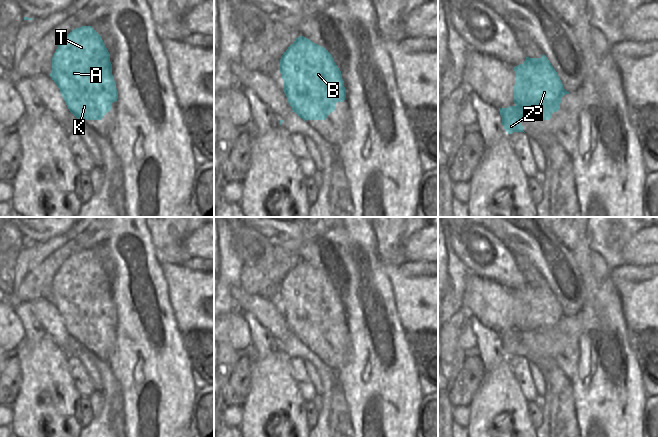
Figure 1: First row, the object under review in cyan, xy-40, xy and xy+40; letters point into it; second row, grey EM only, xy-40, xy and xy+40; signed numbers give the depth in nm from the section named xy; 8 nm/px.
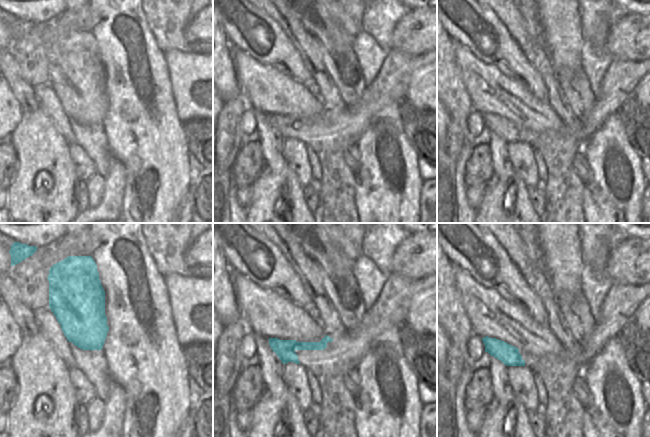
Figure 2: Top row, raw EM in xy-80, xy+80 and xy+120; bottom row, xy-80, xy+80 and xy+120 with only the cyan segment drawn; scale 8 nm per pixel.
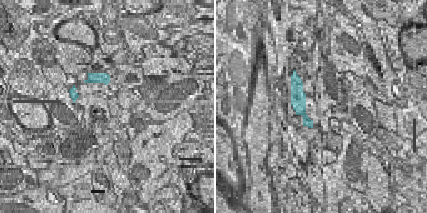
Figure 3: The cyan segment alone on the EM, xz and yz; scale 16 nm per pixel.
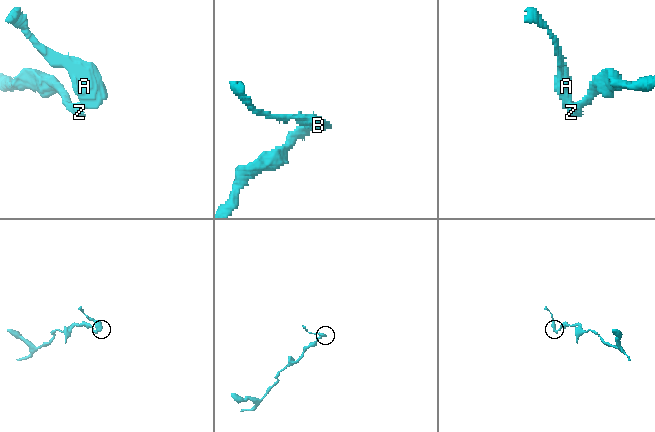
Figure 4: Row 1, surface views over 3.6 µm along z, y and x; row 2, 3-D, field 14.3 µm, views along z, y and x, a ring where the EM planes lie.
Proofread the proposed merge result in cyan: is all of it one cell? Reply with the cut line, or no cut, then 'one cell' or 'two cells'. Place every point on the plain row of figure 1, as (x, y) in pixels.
xy+40 (515, 328), (521, 331), (520, 343) | two cells

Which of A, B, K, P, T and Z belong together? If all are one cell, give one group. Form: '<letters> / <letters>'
A B K P T / Z

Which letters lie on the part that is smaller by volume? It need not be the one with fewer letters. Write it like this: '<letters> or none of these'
A, B, K, P, T

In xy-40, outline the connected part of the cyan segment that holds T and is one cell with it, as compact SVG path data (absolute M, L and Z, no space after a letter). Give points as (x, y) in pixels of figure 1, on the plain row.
M91 250L75 252L58 269L50 301L78 344L101 344L118 323L110 278Z

